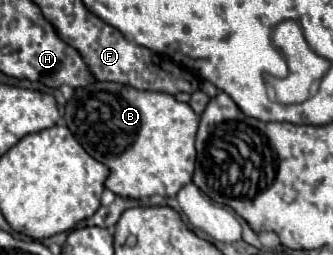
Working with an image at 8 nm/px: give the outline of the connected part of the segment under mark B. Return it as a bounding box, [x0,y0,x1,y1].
[65,82,199,198]

